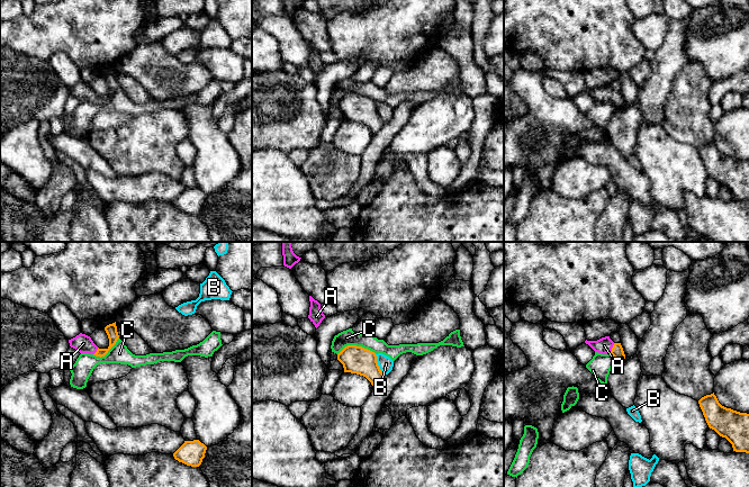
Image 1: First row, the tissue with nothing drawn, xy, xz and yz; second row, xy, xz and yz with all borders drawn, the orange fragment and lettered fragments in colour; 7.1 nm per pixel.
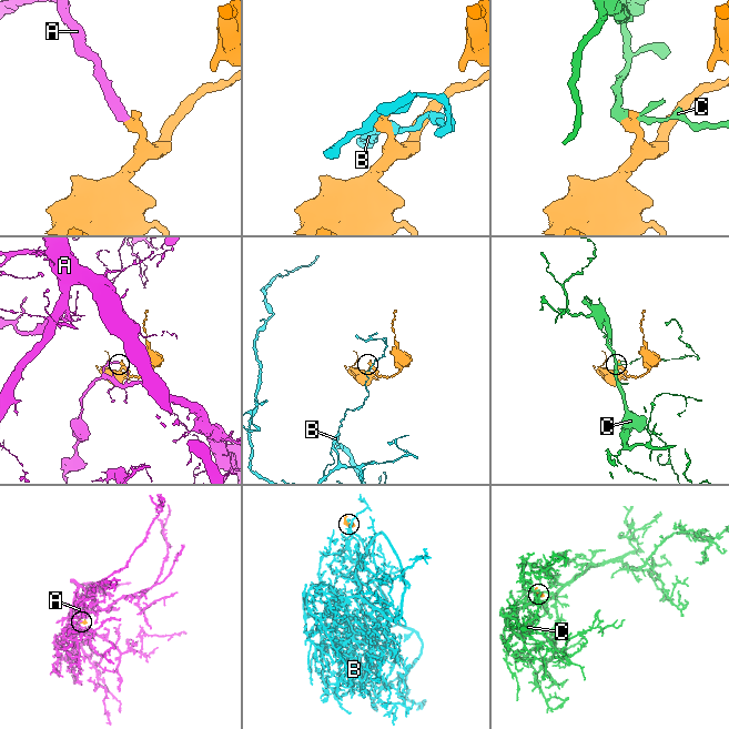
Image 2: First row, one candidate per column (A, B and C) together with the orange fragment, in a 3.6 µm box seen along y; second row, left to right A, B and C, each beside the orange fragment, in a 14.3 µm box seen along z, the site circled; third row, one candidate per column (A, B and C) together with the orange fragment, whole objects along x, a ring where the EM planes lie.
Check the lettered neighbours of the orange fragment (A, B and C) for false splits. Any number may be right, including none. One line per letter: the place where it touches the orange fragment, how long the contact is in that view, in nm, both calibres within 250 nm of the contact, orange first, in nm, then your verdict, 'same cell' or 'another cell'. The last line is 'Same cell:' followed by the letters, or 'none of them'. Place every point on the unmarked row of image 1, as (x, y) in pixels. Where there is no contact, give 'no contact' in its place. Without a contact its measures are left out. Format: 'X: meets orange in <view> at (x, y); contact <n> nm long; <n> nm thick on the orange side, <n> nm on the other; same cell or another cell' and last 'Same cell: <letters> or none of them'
A: meets orange in yz at (612, 96); contact 80 nm long; 90 nm thick on the orange side, 120 nm on the other; same cell
B: meets orange in xz at (377, 113); contact 170 nm long; 190 nm thick on the orange side, 100 nm on the other; another cell
C: meets orange in xz at (357, 95); contact 280 nm long; 190 nm thick on the orange side, 110 nm on the other; another cell
Same cell: A

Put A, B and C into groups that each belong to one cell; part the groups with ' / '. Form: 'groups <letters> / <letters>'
groups A / B / C

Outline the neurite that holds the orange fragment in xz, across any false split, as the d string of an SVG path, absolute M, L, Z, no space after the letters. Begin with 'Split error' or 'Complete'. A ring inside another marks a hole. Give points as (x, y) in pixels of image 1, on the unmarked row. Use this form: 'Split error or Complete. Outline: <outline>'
Complete. Outline: M348 93L337 102L337 108L343 112L344 120L363 124L373 135L383 127L376 101L368 97Z

